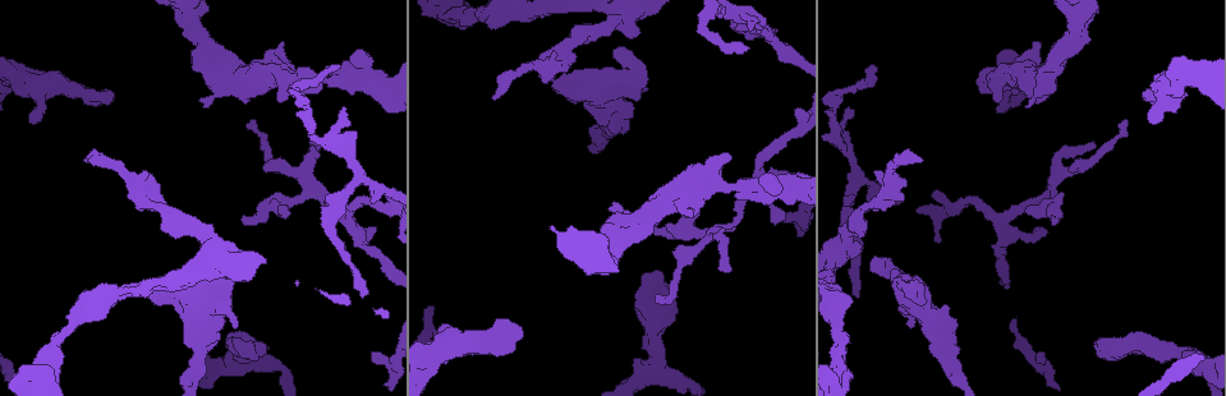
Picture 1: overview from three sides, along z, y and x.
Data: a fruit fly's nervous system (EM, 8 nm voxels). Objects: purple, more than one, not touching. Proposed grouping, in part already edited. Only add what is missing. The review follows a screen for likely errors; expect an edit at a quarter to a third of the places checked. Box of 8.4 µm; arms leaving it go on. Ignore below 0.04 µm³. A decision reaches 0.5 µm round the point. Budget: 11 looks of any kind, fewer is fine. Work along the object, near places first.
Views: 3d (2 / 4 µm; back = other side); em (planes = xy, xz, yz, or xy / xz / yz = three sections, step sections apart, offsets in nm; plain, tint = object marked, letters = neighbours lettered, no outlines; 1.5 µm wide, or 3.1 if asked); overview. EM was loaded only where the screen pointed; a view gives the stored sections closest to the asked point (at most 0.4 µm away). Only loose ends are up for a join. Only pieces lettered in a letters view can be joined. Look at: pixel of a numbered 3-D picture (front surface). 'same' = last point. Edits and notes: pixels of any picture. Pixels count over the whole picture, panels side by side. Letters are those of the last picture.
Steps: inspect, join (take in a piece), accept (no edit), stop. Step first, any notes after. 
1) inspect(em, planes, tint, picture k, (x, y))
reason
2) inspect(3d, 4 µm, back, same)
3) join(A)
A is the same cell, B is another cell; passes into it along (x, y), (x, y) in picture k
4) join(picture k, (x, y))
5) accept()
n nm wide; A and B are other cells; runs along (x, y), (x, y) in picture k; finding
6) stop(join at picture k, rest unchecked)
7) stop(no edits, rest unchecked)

inspect(em, planes, letters, picture 1, (692, 214))
stops while still wide

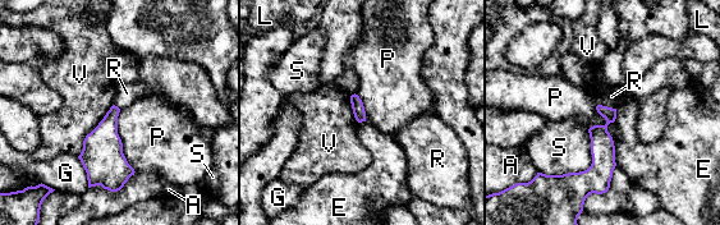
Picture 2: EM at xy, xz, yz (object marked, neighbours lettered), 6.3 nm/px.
accept()
A, E, G, L, P, R, S and V are other cells; border along (596, 105), (614, 146) in picture 2; no lettered piece goes on from it

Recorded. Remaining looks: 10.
inspect(em, planes, letters, picture 1, (871, 66))
tapers out

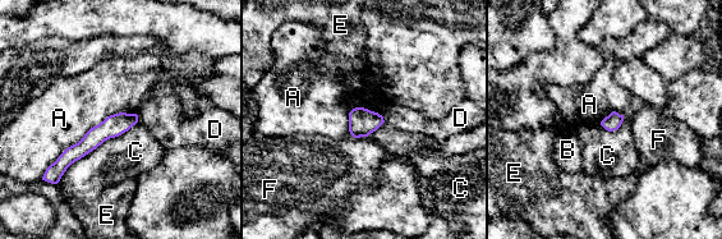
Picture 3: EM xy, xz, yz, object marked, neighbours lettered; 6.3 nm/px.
accept()
A, B, C, D, E and F are other cells; runs along (134, 118), (97, 134), (60, 168) in picture 3; no lettered piece goes on from it

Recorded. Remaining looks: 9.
inspect(3d, 4 µm, picture 1, (1122, 121))
thin end

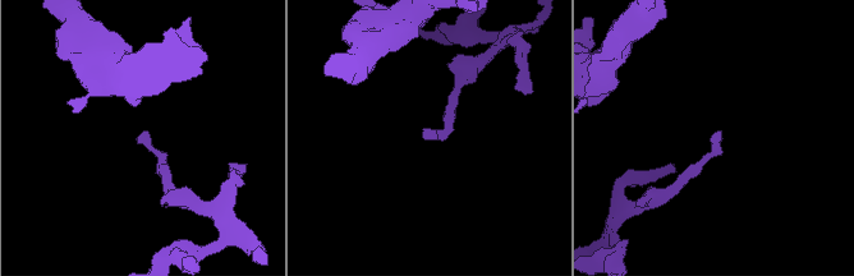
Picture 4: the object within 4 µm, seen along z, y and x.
inspect(em, planes, letters, picture 4, (141, 134))
now the EM

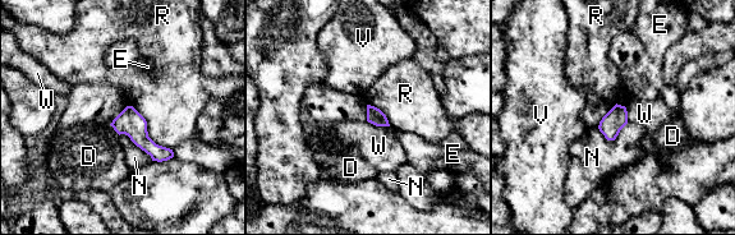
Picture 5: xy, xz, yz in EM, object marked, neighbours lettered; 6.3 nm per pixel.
accept()
100 nm wide; D, E, N, R, V and W are other cells; none of them fits

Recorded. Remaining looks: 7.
inspect(3d, 2 µm, picture 1, (913, 327))
branch stops here

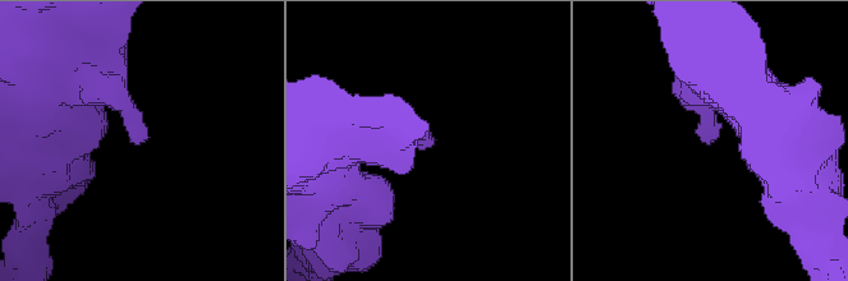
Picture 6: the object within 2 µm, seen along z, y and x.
inspect(em, xy, step 4, tint, picture 6, (143, 140))

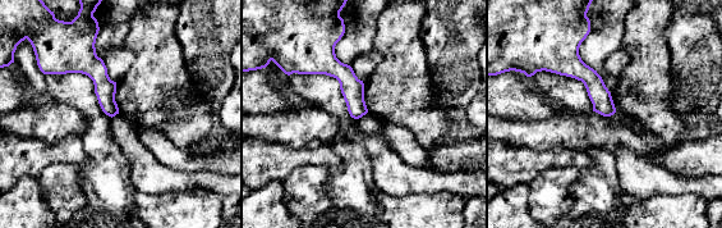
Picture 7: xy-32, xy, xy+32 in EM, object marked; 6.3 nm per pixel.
inspect(em, planes, letters, same)

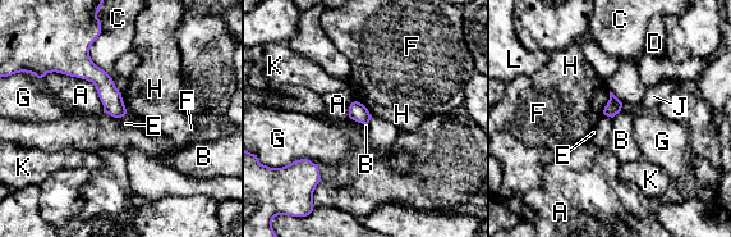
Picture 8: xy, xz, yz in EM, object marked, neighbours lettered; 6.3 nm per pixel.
accept()
A, B, C, D, E, F, G, H, J, K and L are other cells; border along (603, 113), (611, 118) in picture 8; none of them fits

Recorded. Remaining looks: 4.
stop(no edits, rest unchecked)

